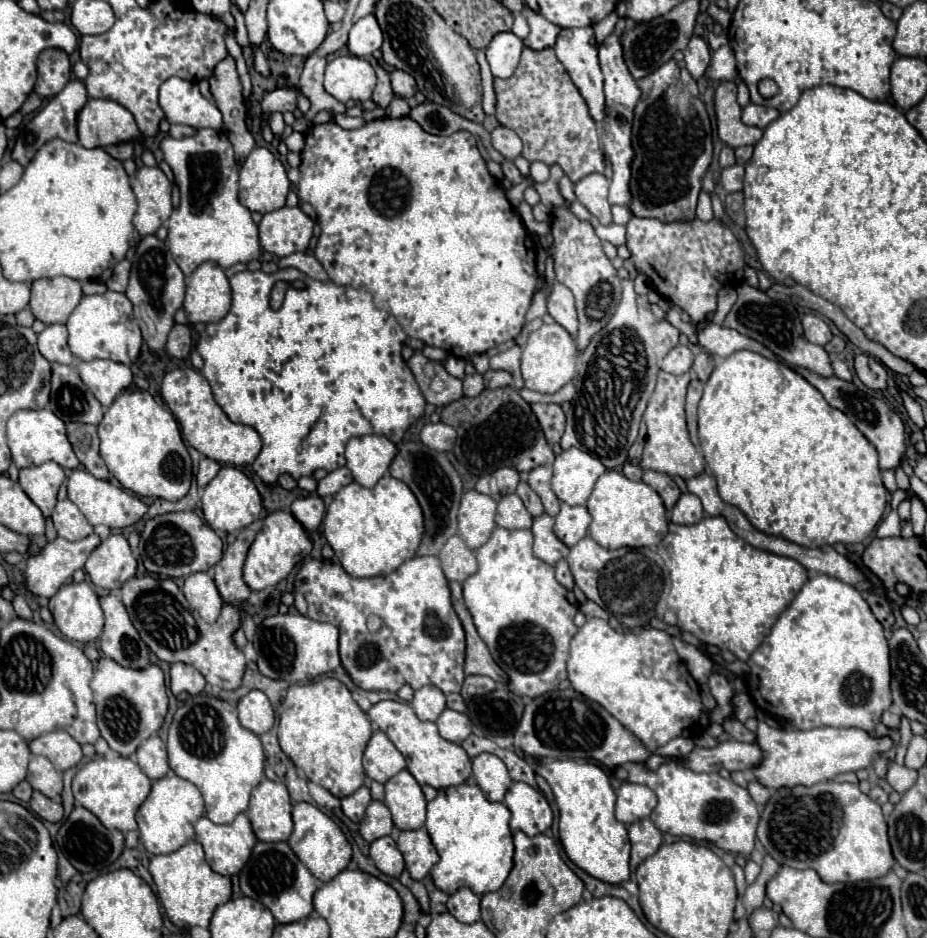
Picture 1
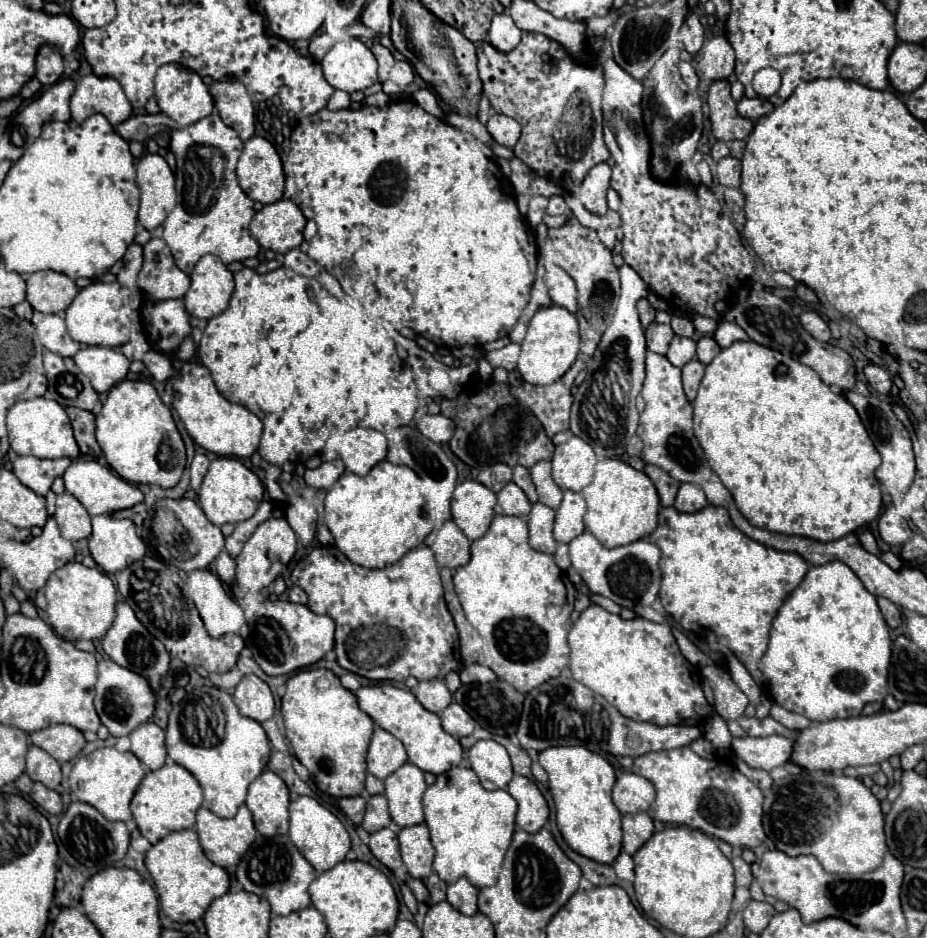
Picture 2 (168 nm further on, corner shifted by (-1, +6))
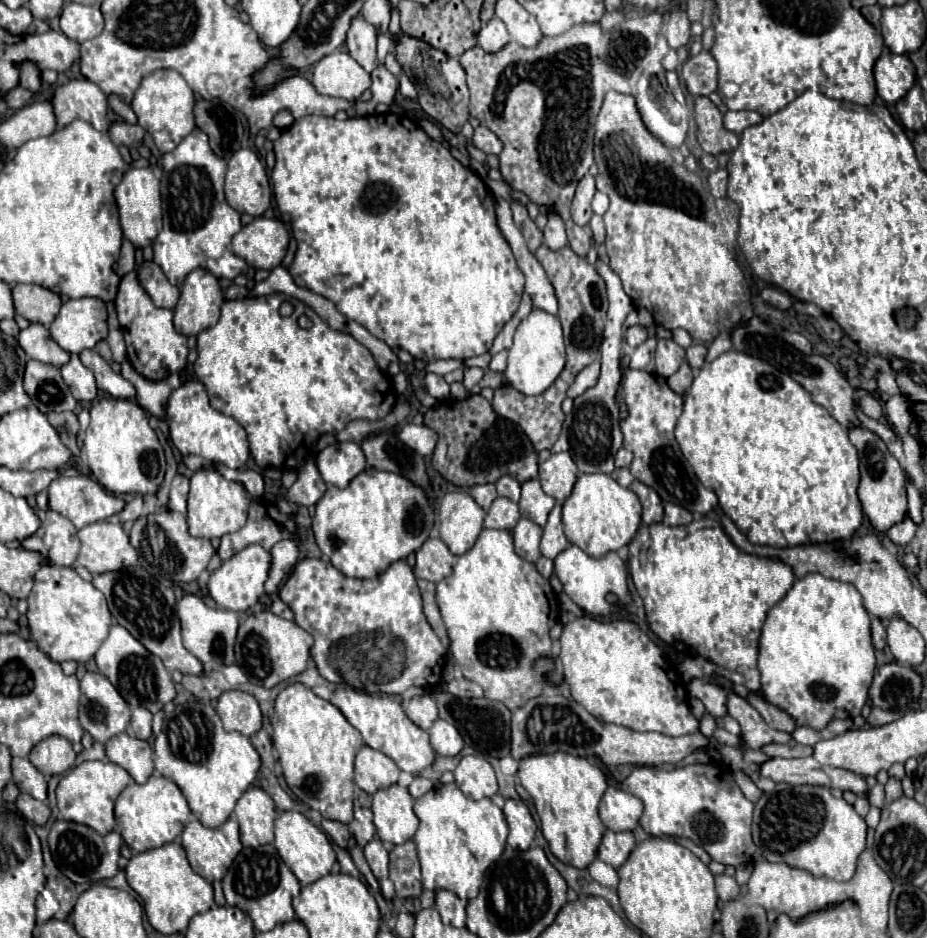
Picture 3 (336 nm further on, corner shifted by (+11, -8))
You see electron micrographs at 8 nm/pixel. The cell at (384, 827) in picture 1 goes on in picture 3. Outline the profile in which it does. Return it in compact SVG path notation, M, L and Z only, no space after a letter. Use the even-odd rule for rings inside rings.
M356 808L354 820L350 822L350 830L352 830L360 848L364 848L370 840L374 840L376 838L376 826L372 822L372 810L370 808Z

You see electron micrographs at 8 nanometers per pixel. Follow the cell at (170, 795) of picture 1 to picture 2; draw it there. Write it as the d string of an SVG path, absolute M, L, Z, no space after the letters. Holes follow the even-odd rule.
M166 762L160 770L148 772L142 784L138 786L132 798L132 814L134 820L138 822L142 836L148 838L152 844L156 844L170 832L194 828L196 810L202 806L202 800L204 800L204 792L198 780L184 766Z

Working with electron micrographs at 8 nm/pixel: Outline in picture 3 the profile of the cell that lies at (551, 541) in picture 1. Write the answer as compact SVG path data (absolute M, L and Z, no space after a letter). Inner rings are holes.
M520 518L520 522L516 524L512 536L514 536L514 548L516 548L520 558L524 558L524 560L534 564L542 556L540 554L542 528L538 524L534 524L528 518Z

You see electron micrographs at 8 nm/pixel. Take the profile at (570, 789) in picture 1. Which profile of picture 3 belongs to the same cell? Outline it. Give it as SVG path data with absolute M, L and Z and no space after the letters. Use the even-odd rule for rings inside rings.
M556 752L520 760L518 778L534 800L550 852L564 864L580 870L588 868L596 858L606 832L598 816L598 802L608 787L606 774L588 758Z

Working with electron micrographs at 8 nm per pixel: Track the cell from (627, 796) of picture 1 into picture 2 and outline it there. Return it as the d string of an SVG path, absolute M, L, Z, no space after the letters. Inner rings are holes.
M624 772L612 790L612 800L622 814L634 814L648 810L654 802L654 786L650 780L634 774Z

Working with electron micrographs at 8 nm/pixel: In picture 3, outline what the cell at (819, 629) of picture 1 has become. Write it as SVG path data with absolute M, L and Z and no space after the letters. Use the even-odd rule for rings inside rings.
M806 574L804 578L796 580L790 592L768 612L762 626L758 670L762 670L760 692L764 698L786 712L796 726L810 726L820 732L836 718L860 716L870 698L868 690L876 670L870 616L864 610L860 592L852 584L824 578L822 574Z

